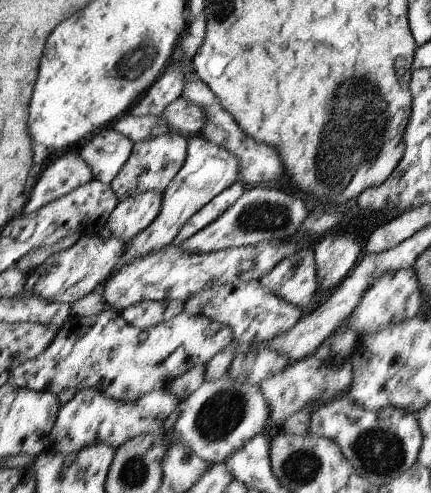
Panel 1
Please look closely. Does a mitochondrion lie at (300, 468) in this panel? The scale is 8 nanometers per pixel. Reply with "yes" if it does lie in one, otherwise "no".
yes

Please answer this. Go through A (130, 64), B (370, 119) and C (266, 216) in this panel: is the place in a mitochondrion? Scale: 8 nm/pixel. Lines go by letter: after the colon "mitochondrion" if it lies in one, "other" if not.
A: mitochondrion
B: mitochondrion
C: mitochondrion

